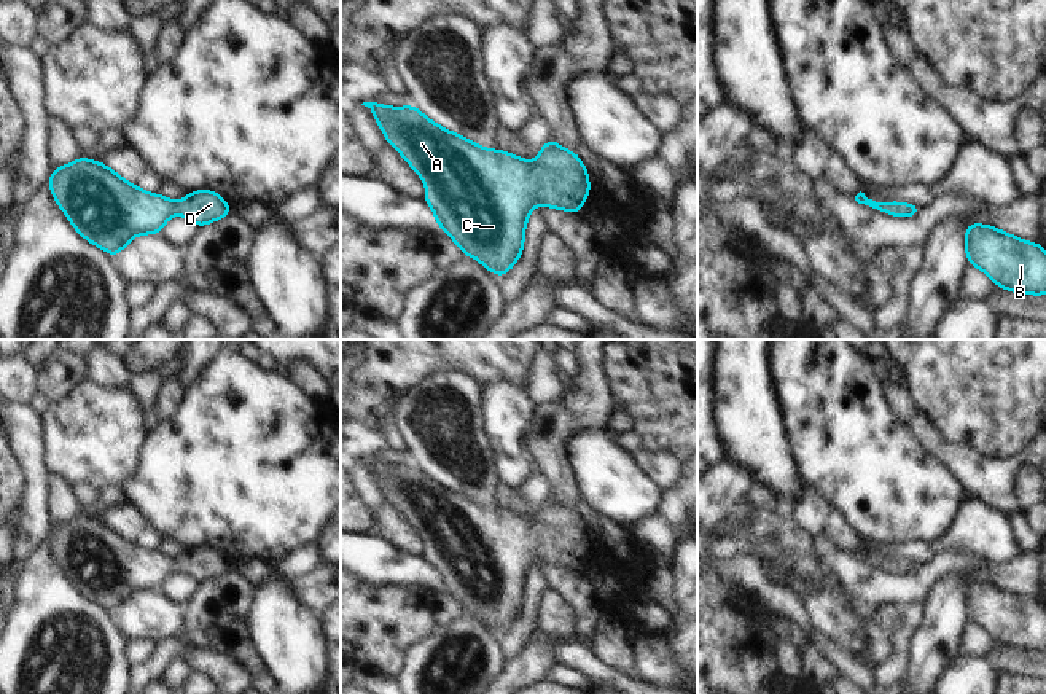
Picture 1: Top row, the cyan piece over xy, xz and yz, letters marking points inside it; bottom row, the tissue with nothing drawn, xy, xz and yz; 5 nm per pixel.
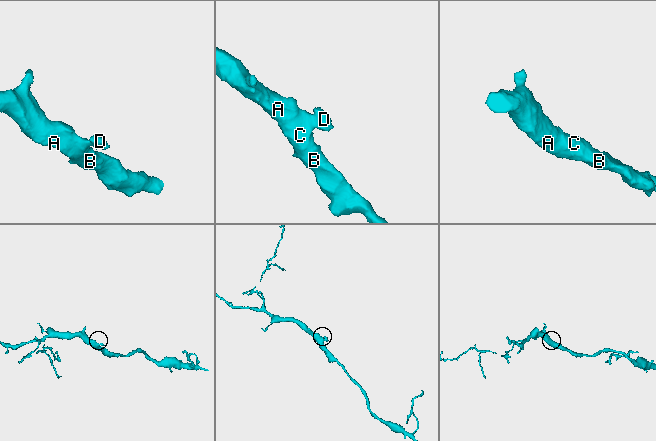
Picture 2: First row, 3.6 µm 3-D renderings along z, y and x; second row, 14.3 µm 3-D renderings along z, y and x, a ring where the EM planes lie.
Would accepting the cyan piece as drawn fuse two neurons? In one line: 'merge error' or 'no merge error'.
no merge error

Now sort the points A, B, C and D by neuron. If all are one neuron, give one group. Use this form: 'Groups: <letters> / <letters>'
Groups: A B C D.

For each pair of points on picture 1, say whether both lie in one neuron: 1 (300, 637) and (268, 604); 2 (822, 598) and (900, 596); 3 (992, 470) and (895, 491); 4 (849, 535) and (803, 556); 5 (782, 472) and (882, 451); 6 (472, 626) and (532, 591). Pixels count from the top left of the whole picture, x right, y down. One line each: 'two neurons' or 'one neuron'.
1: one neuron
2: two neurons
3: two neurons
4: two neurons
5: two neurons
6: two neurons

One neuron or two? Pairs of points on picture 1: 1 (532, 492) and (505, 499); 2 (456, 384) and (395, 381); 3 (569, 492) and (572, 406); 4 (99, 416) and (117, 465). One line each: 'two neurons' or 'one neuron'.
1: one neuron
2: two neurons
3: one neuron
4: one neuron

